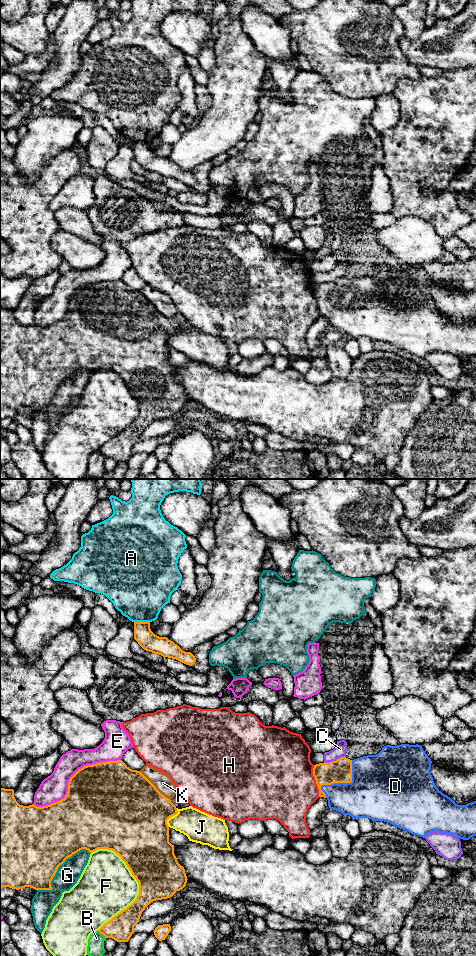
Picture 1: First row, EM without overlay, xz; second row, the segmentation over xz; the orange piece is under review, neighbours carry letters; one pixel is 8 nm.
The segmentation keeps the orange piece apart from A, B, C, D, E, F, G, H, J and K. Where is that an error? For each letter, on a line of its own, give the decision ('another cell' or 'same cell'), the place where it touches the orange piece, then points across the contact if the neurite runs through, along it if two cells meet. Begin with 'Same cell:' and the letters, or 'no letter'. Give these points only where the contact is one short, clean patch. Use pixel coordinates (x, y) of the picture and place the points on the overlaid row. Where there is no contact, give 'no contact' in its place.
Same cell: D
A: another cell; meets orange in xz at (142, 622)
B: another cell; meets orange in xz at (102, 934)
C: another cell; meets orange in xz at (334, 761); border along xz (345, 756), (324, 762)
D: same cell; meets orange in xz at (341, 782)
E: another cell; meets orange in xz at (70, 779)
F: another cell; meets orange in xz at (139, 891)
G: another cell; meets orange in xz at (57, 869)
H: another cell; meets orange in xz at (316, 781)
J: another cell; meets orange in xz at (171, 816)
K: another cell; meets orange in xz at (155, 787)

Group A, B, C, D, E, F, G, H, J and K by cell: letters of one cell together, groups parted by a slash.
A / B / C / D / E / F / G / H / J / K

